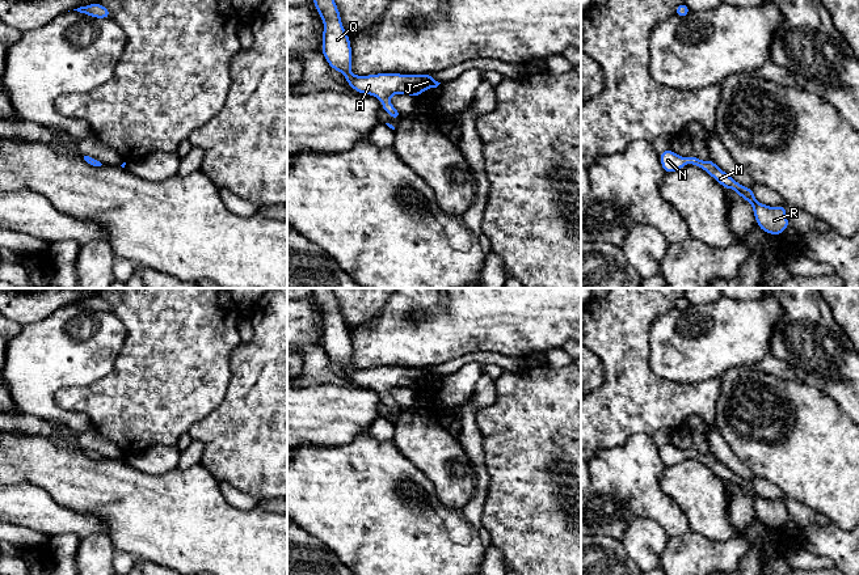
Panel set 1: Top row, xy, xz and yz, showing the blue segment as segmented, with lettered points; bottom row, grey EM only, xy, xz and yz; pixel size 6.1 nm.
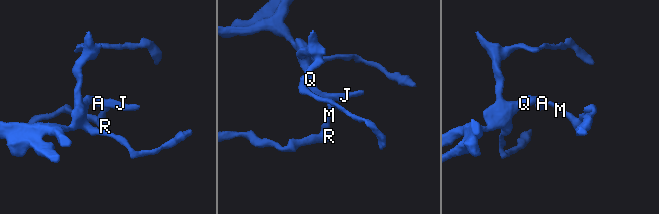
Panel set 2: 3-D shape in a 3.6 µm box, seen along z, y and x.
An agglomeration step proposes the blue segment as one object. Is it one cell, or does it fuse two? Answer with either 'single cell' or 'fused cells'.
single cell

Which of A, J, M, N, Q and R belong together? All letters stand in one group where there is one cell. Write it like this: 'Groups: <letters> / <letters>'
Groups: A J M N Q R

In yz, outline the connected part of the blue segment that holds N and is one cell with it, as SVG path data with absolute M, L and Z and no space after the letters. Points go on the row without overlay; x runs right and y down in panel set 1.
M670 441L660 448L660 456L665 466L674 466L682 462L686 457L696 458L715 472L724 482L733 482L742 492L753 499L753 506L758 520L770 528L782 528L789 520L786 503L787 499L770 500L759 496L751 482L742 479L721 464L711 452L707 454L699 453L691 448L687 452L674 447Z

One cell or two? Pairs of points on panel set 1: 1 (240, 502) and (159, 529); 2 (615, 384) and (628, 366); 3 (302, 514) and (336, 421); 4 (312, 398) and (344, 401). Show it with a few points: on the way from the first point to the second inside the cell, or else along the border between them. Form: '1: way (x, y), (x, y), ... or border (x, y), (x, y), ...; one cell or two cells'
1: border (217, 481), (232, 506), (259, 506); two cells
2: way (619, 380), (627, 370); one cell
3: border (356, 435), (340, 445), (303, 444), (300, 447); two cells
4: way (320, 401), (336, 401); one cell

